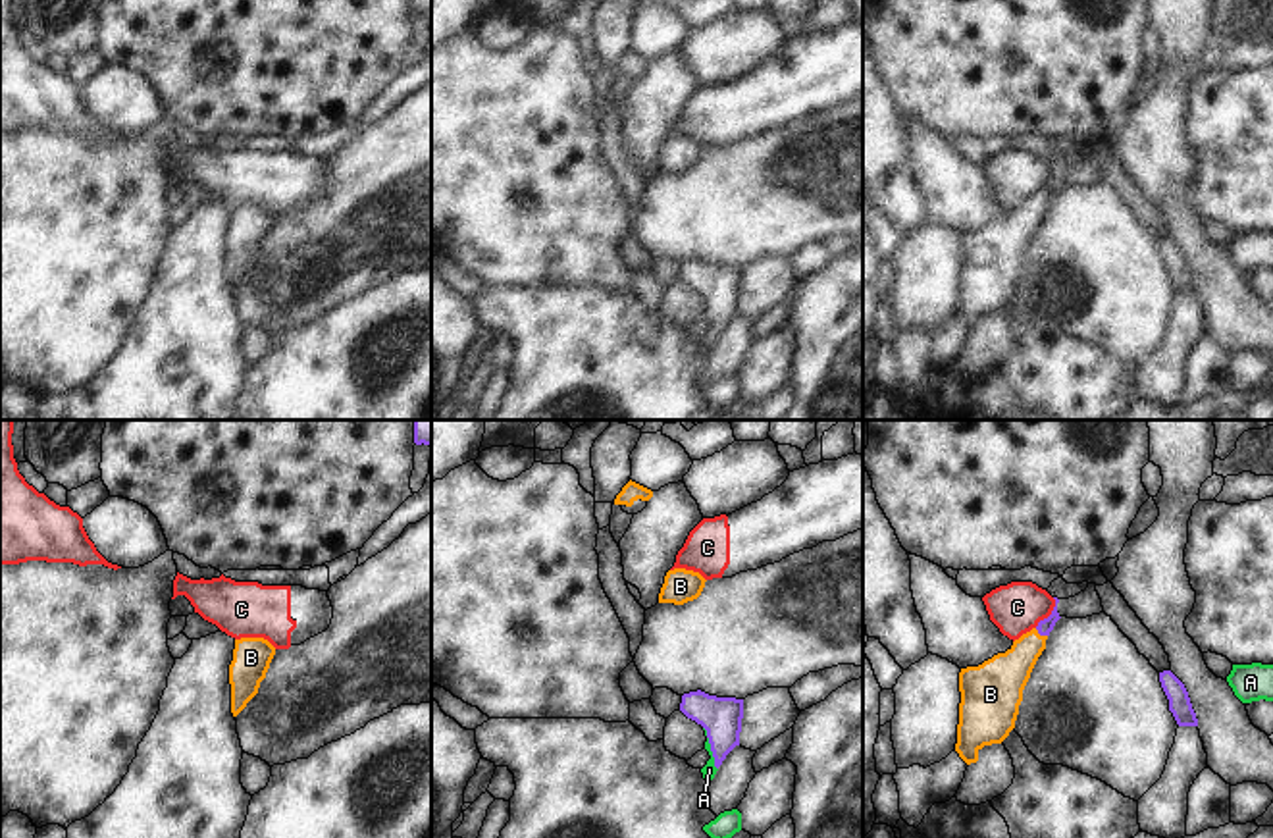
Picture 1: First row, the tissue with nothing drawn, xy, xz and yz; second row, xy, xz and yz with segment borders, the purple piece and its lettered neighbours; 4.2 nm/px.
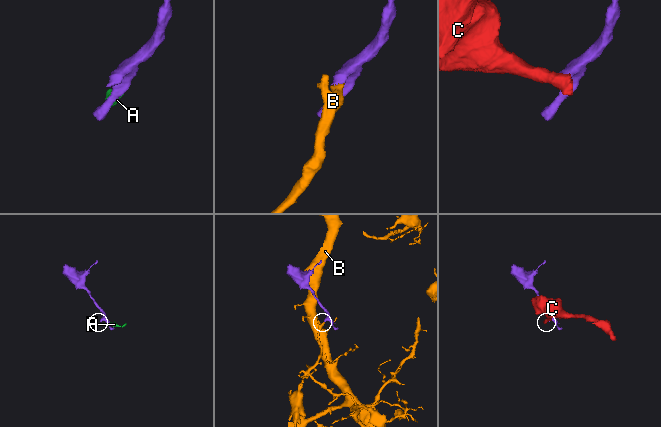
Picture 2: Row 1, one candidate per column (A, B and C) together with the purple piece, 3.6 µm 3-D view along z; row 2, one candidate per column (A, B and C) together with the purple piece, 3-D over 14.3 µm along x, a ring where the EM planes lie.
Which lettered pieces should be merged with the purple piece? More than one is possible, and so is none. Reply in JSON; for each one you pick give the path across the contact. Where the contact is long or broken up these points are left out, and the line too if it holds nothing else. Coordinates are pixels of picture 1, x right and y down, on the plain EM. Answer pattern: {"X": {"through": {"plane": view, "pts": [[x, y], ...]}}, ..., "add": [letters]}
{"A": {"through": {"plane": "xz", "pts": [[721, 286], [721, 307], [711, 316], [713, 334], [709, 338]]}}, "B": {"through": {"plane": "yz", "pts": [[1044, 195], [1040, 203], [1002, 247]]}}, "add": ["A", "B"]}

